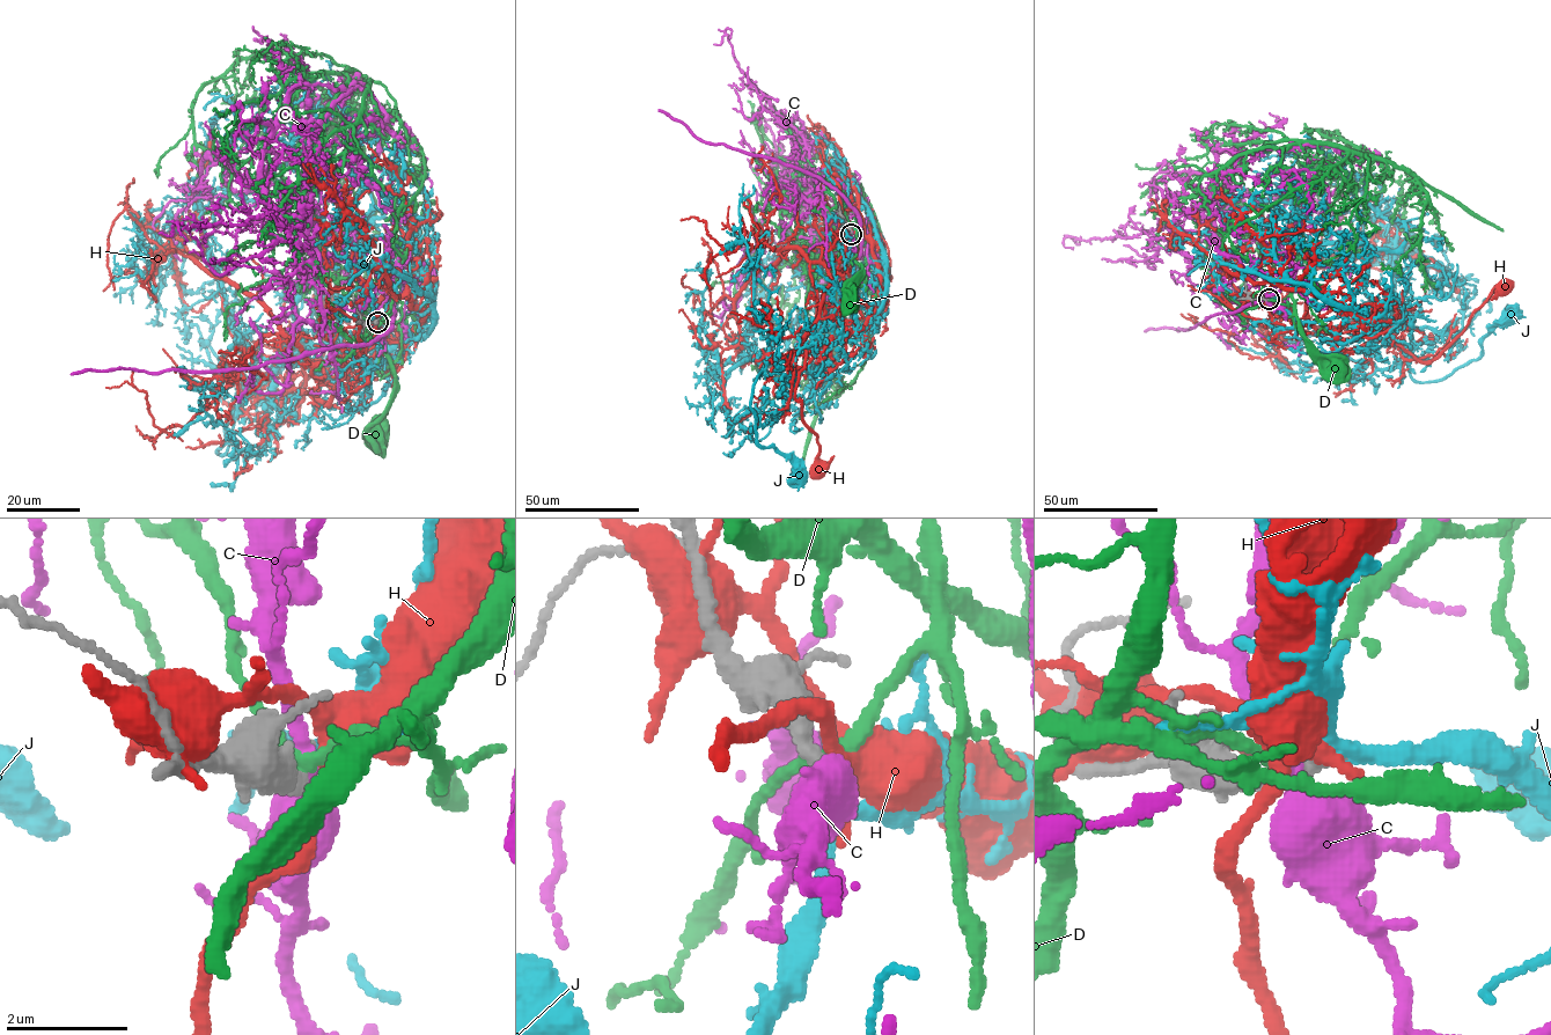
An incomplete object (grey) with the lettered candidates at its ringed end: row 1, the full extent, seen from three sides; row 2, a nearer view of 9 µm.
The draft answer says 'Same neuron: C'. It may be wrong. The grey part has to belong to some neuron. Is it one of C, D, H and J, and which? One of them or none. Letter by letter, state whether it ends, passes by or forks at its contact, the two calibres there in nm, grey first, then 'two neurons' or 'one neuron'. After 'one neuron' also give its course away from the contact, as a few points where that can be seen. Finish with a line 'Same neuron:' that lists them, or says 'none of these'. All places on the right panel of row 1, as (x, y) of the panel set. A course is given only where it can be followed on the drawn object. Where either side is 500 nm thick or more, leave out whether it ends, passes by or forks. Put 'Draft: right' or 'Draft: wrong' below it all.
C: it passes by; calibres 400 and 400 nm; two neurons
D: it passes by; calibres 400 and 190 nm; two neurons
H: it passes by; calibres 280 and 360 nm; two neurons
J: it passes by; calibres 260 and 260 nm; one neuron; course (1269, 299), (1302, 322), (1380, 314), (1420, 382), (1476, 360), (1483, 338), (1511, 317)
Same neuron: J
Draft: wrong

